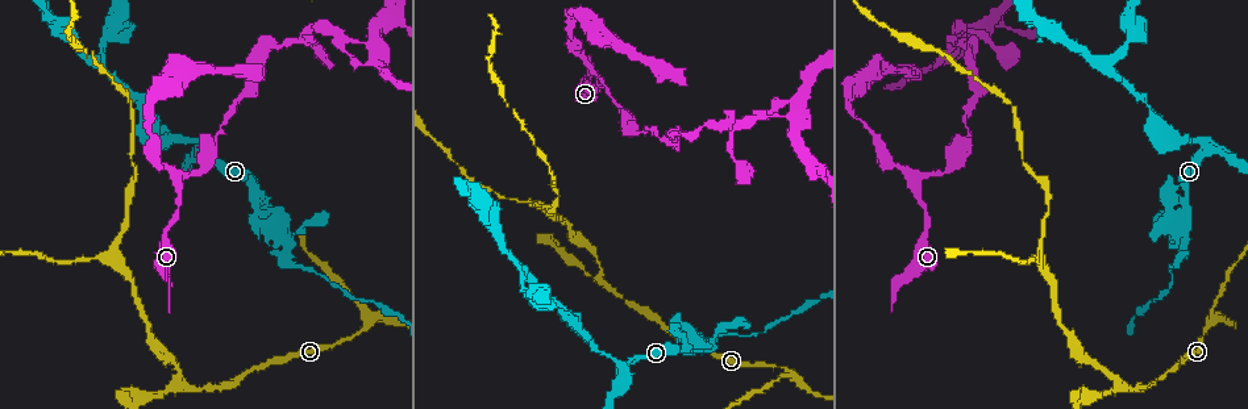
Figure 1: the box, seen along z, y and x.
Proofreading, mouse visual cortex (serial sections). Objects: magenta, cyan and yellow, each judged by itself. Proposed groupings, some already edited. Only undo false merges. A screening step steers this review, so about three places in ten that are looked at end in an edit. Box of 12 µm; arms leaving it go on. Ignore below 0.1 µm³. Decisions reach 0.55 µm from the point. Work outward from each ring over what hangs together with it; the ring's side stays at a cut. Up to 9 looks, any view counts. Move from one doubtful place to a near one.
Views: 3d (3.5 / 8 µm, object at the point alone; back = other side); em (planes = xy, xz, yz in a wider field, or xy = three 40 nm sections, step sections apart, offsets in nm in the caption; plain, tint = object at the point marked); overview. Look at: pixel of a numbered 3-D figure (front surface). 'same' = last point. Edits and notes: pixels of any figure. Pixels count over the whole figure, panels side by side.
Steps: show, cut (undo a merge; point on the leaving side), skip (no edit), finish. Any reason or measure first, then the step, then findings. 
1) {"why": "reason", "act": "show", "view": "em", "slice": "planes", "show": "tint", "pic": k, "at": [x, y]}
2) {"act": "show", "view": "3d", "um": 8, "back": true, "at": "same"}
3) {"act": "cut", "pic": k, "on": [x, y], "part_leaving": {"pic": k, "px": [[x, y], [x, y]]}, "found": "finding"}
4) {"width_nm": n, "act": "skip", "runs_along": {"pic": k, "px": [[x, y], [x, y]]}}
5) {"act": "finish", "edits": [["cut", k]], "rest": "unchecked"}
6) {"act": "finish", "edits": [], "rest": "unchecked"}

{"act": "show", "view": "3d", "um": 8, "pic": 1, "at": [118, 261]}

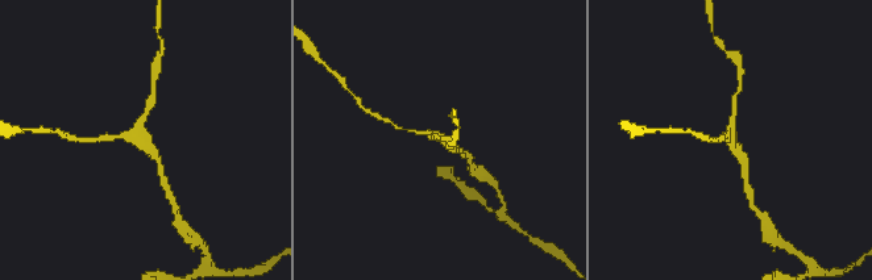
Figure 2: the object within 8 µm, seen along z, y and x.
{"arms": 3, "arm_widths_nm": [150, 150, 200], "act": "show", "view": "em", "slice": "xy", "step": 3, "show": "tint", "pic": 2, "at": [732, 143]}

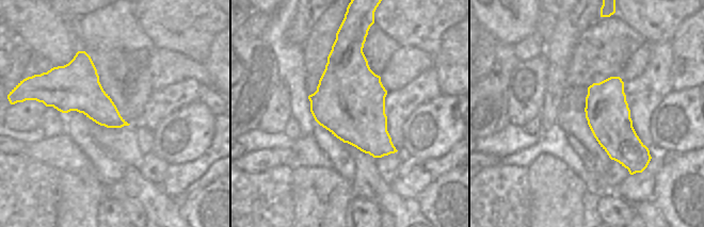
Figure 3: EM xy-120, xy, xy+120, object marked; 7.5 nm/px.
{"act": "skip", "runs_along": {"pic": 2, "px": [[161, 174], [142, 134], [150, 104]]}, "found": "one cell here"}

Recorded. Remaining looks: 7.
{"why": "a fork", "act": "show", "view": "3d", "um": 8, "pic": 1, "at": [1205, 150]}

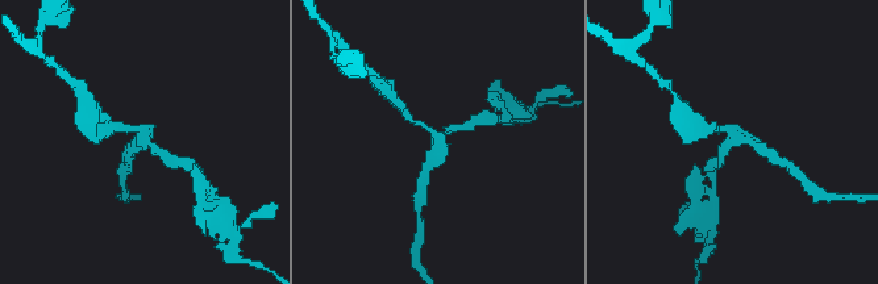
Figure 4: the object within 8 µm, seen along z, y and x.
{"why": "zoom in", "act": "show", "view": "3d", "um": 3.5, "pic": 4, "at": [145, 133]}

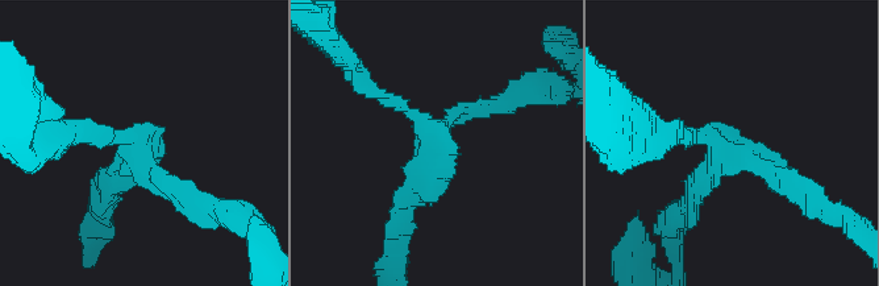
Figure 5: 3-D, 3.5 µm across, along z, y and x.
{"arms": 3, "arm_widths_nm": [200, 200, 300], "why": "now the EM", "act": "show", "view": "em", "slice": "planes", "show": "tint", "pic": 5, "at": [433, 132]}

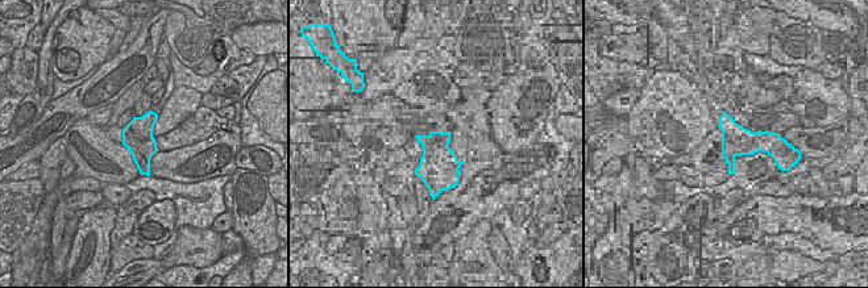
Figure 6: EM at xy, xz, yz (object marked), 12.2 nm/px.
{"act": "skip", "runs_along": {"pic": 5, "px": [[203, 204], [130, 140], [74, 132]]}, "found": "continuous, no second cell"}

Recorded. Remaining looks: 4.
{"why": "arms part here", "act": "show", "view": "3d", "um": 3.5, "pic": 1, "at": [526, 272]}

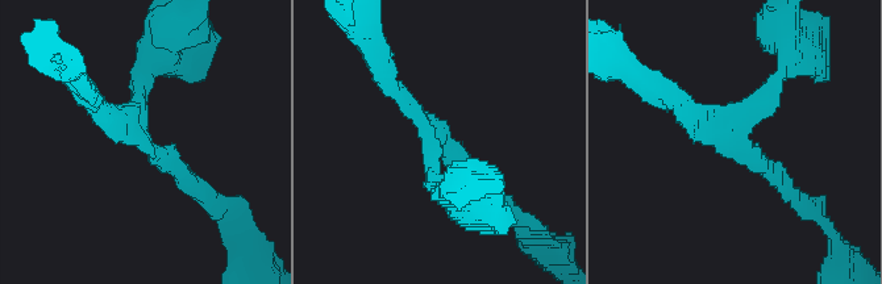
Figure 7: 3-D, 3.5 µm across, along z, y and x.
{"arm_widths_nm": [200, 200, 200], "act": "skip", "runs_along": {"pic": 7, "px": [[495, 196], [390, 86]]}, "found": "all the same cell"}

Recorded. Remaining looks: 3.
{"why": "abrupt turn", "act": "show", "view": "3d", "um": 8, "pic": 1, "at": [286, 262]}

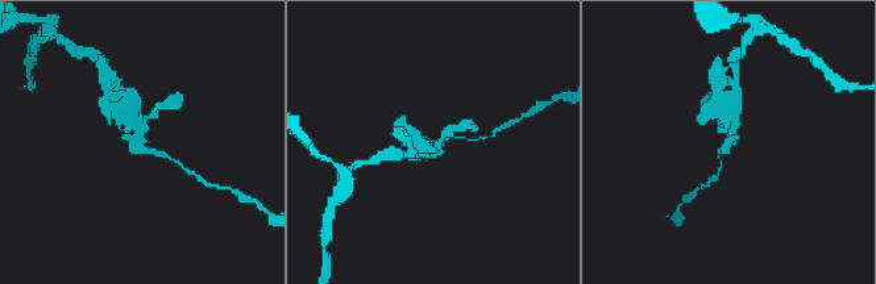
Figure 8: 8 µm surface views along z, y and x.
{"act": "show", "view": "3d", "um": 3.5, "pic": 8, "at": [725, 144]}

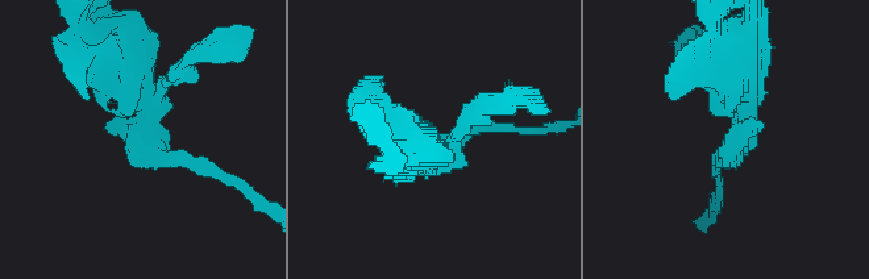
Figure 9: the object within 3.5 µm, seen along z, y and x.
{"why": "need the tissue", "act": "show", "view": "em", "slice": "xy", "step": 5, "show": "tint", "pic": 9, "at": [150, 147]}

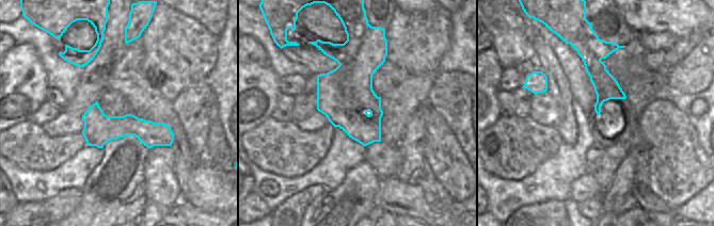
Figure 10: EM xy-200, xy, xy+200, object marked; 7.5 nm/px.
{"act": "skip", "runs_along": {"pic": 10, "px": [[85, 116], [169, 143]]}, "found": "all the same cell"}

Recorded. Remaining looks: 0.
{"act": "finish", "edits": [], "rest": "unchecked"}

